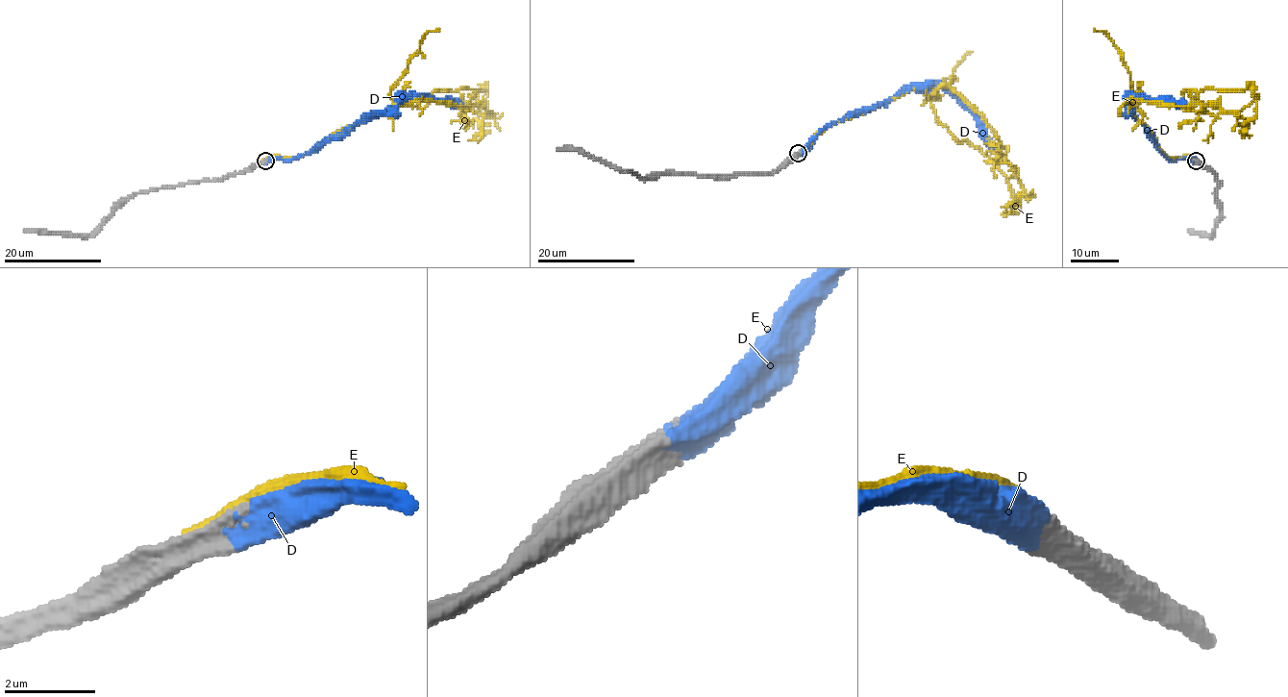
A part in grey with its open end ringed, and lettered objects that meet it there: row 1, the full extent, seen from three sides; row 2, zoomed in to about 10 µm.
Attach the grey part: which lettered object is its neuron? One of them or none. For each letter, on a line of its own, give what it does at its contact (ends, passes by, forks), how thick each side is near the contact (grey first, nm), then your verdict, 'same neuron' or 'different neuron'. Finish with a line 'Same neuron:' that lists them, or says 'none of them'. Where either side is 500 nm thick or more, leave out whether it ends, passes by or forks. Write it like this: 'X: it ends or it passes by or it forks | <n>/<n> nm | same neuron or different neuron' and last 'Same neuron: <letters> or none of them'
D: 600/600 nm | same neuron
E: 650/220 nm | different neuron
Same neuron: D

